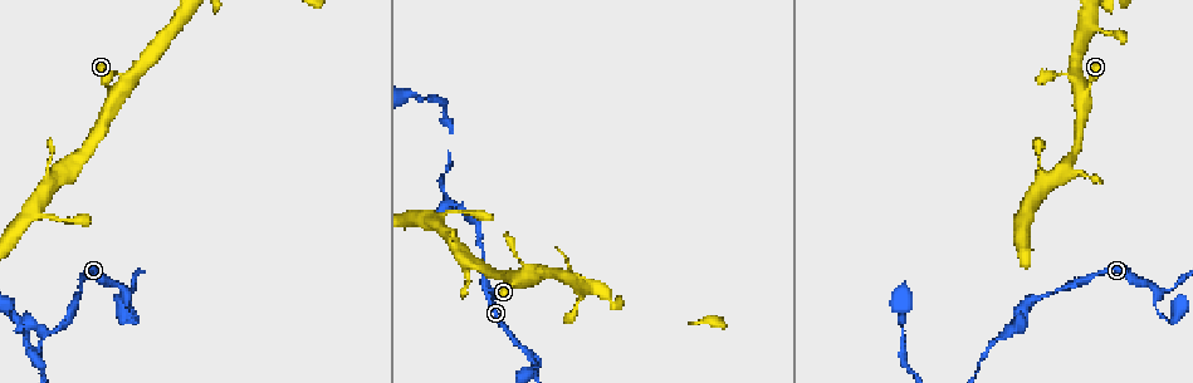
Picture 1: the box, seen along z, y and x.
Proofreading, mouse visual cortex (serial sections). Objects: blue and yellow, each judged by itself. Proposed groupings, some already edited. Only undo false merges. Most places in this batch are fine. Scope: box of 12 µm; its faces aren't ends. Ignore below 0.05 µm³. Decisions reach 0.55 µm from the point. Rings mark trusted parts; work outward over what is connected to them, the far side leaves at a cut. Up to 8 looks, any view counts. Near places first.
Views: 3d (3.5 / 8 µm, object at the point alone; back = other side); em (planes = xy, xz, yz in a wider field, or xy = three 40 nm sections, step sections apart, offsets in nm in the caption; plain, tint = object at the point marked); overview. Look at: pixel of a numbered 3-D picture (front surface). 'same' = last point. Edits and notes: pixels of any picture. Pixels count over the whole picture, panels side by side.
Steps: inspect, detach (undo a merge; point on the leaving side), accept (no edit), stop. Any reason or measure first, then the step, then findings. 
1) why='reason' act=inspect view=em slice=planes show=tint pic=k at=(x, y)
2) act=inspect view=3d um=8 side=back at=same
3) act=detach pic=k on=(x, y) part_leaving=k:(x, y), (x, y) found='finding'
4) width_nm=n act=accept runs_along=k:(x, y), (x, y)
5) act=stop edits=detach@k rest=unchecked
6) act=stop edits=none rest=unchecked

why='branch point' act=inspect view=3d um=3.5 side=back pic=1 at=(450, 202)

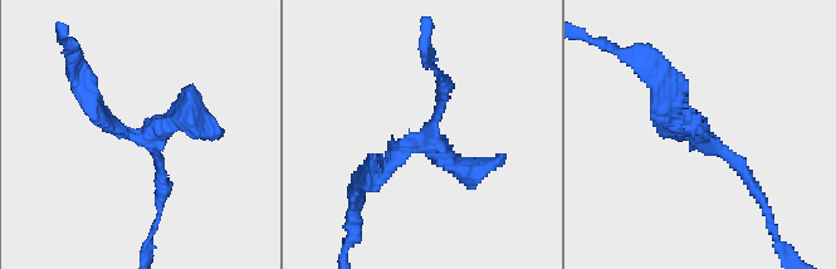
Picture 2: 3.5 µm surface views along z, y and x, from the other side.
act=inspect view=em slice=xy step=3 show=tint pic=2 at=(141, 135)

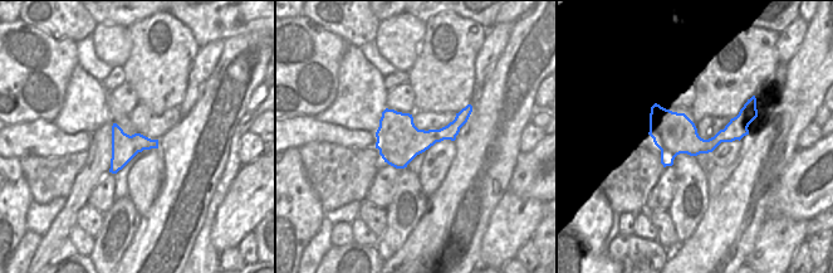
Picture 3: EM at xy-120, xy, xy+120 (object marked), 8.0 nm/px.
act=accept runs_along=2:(89, 101), (140, 136), (213, 128) found='all the same cell'

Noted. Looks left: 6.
why='thin neck' act=inspect view=3d um=8 pic=1 at=(57, 218)

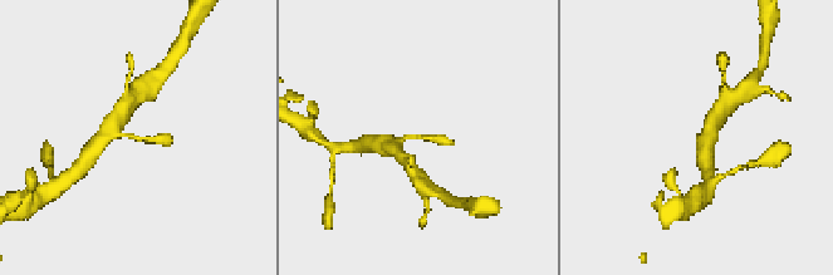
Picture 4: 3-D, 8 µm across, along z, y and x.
why='closer look' act=inspect view=3d um=3.5 pic=4 at=(419, 138)

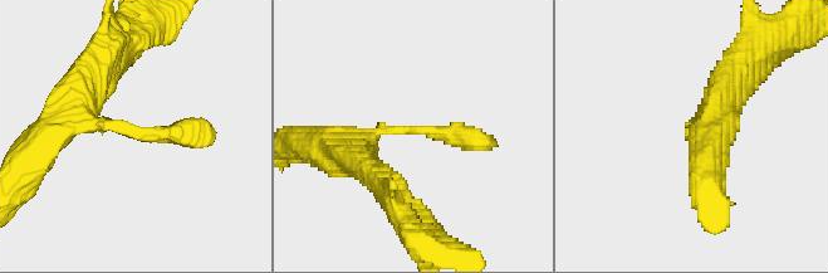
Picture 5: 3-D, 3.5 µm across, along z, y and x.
act=inspect view=em slice=xy step=5 show=tint pic=5 at=(410, 127)

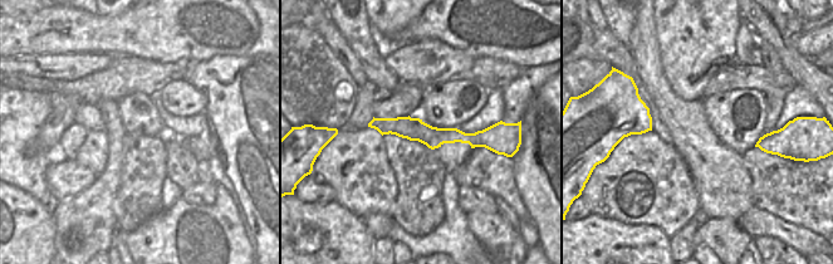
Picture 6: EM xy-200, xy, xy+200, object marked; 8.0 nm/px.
act=accept runs_along=6:(373, 123), (486, 141) found='all the same cell'

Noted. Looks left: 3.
why='abrupt turn' act=inspect view=em slice=xy step=5 show=tint pic=1 at=(1087, 21)

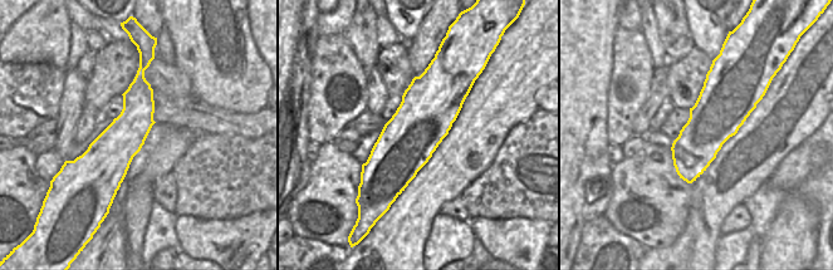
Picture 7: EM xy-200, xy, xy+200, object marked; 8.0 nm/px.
act=inspect view=3d um=3.5 at=same

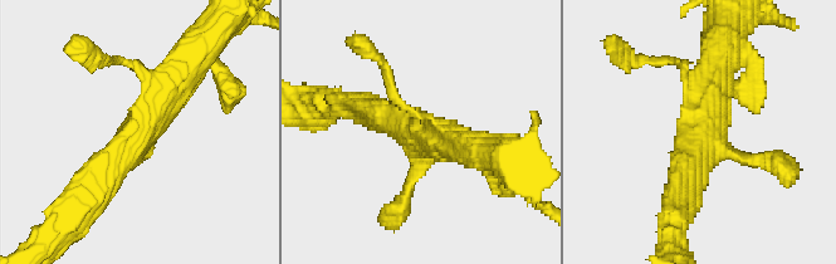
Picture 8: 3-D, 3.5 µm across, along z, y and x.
act=accept runs_along=8:(89, 200), (186, 68) found='continuous, no second cell'

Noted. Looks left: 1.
act=stop edits=none rest=unchecked

